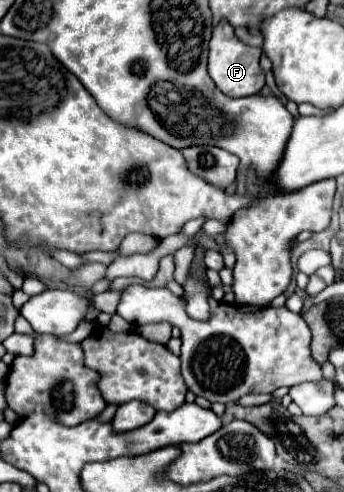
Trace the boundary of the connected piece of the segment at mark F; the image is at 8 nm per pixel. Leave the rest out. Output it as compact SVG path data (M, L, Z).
M220 21L214 25L210 39L210 55L208 55L208 73L214 79L216 87L228 97L244 97L256 95L264 87L264 73L258 65L262 51L260 47L248 47L234 35L234 27L228 21Z

